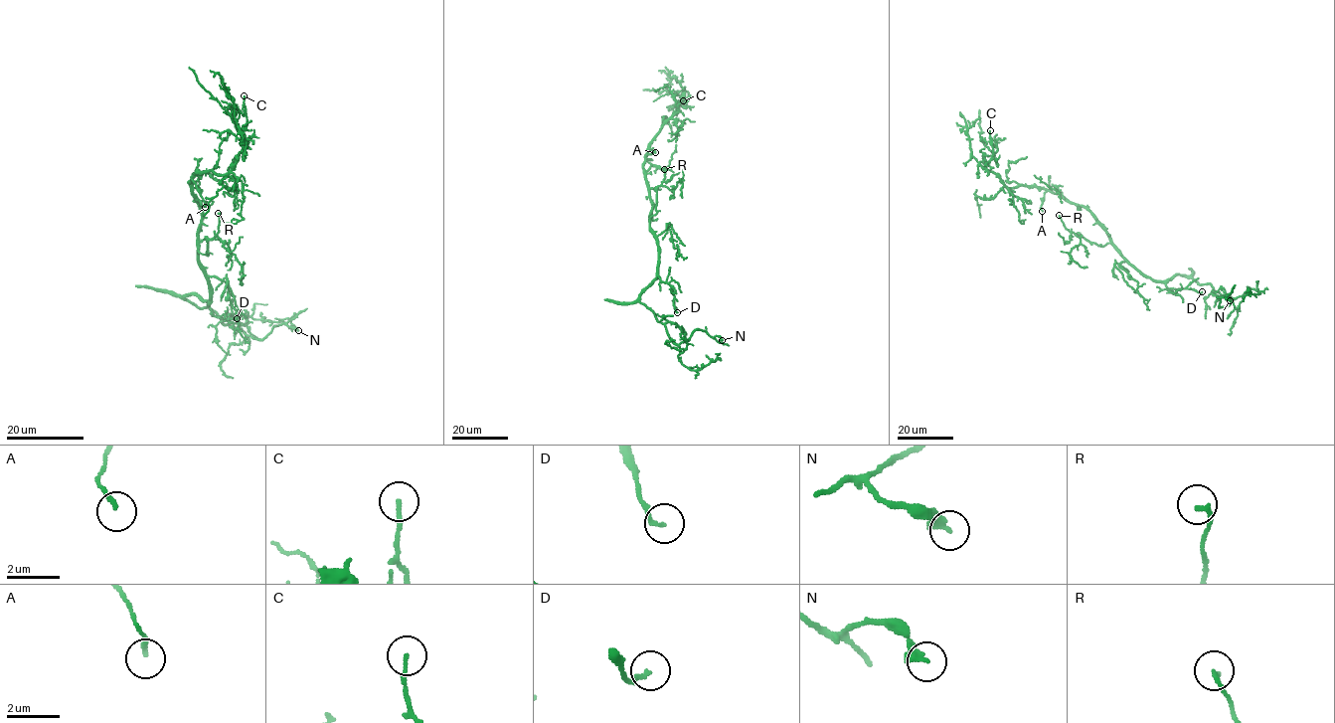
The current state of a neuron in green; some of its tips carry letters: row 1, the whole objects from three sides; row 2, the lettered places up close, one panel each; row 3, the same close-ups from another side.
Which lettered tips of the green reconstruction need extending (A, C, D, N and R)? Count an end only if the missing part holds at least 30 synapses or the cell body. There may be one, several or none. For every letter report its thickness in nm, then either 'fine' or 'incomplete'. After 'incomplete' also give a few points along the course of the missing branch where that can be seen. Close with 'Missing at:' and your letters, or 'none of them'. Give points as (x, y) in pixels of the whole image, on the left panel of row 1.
A: 170 nm | fine
C: 140 nm | fine
D: 150 nm | fine
N: 300 nm | fine
R: 170 nm | fine
Missing at: none of them

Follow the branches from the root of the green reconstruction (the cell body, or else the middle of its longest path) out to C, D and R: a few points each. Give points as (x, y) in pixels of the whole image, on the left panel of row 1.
C: (198, 246), (202, 210), (189, 182), (199, 172), (226, 174), (235, 164), (247, 124), (244, 95)
D: (198, 246), (199, 266), (207, 279), (211, 312), (225, 319), (232, 313), (233, 319), (237, 318)
R: (198, 246), (201, 254), (207, 255), (207, 241), (219, 231), (218, 213)

